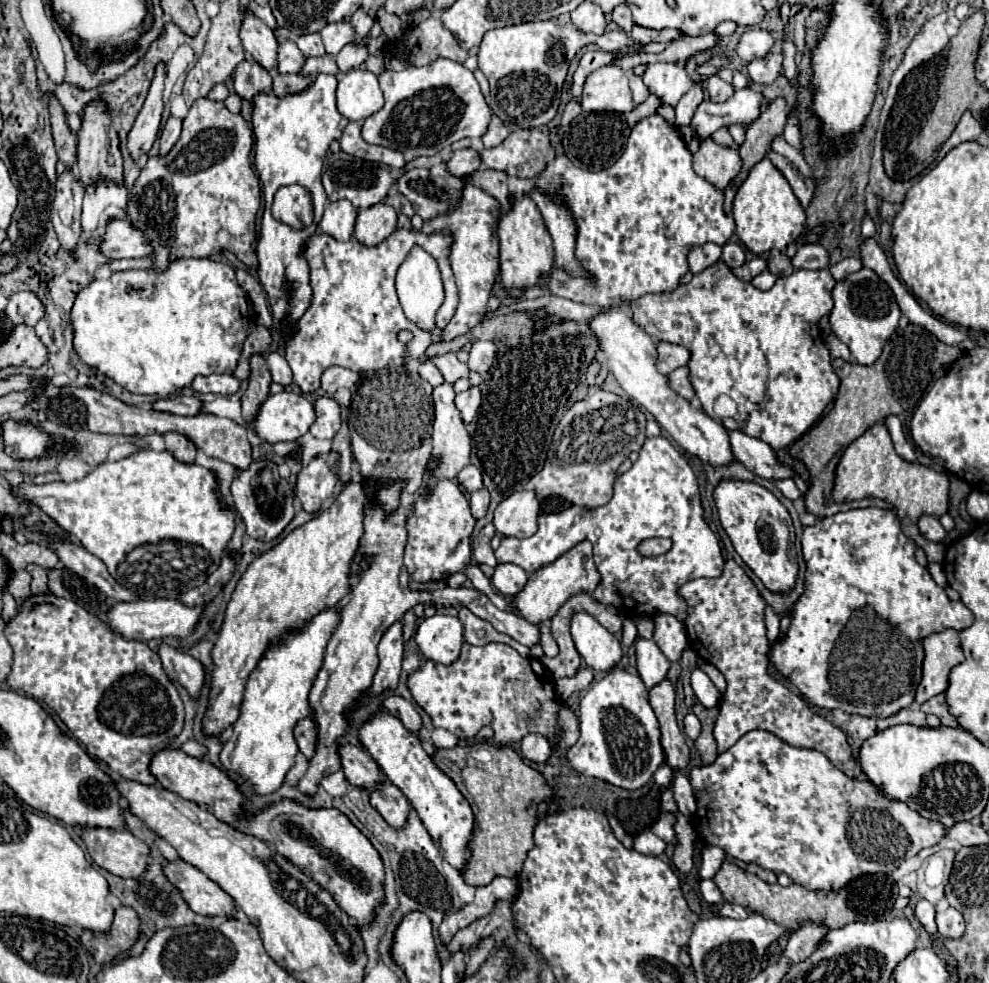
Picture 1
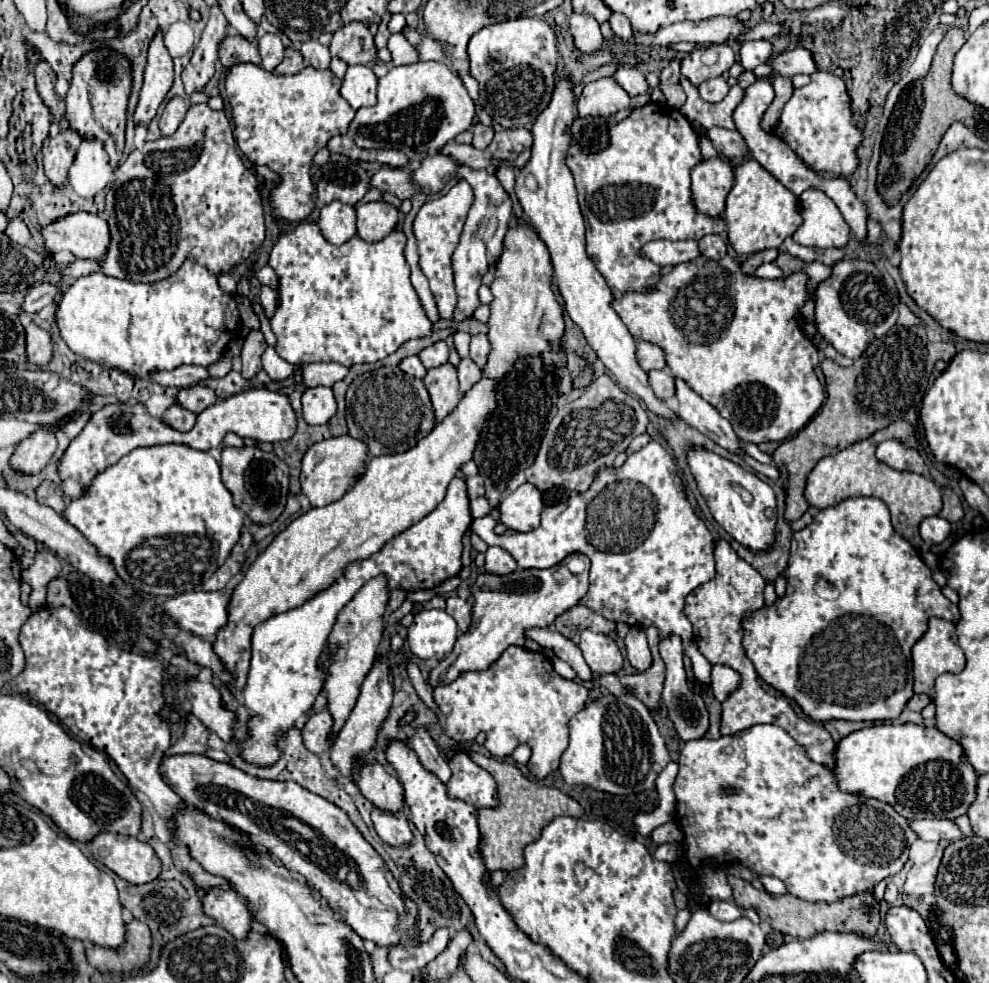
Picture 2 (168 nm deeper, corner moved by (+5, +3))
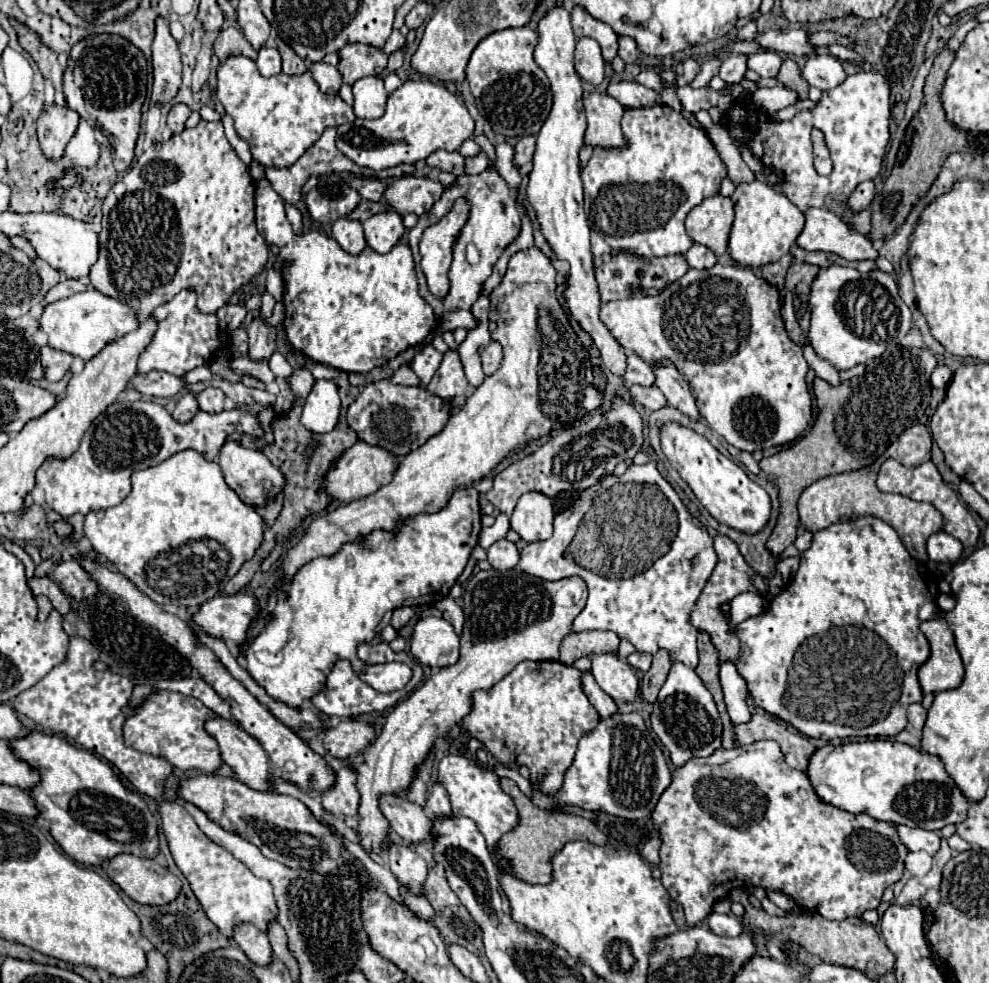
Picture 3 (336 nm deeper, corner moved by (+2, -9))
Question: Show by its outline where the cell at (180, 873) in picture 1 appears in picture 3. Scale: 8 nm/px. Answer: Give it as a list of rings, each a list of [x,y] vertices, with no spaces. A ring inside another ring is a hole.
[[[238,924],[234,930],[234,942],[244,950],[244,954],[260,966],[268,966],[272,962],[272,946],[264,932],[260,932],[252,924]]]

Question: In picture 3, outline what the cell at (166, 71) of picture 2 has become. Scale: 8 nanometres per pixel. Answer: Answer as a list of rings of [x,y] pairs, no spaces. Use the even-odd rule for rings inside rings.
[[[156,18],[156,38],[152,44],[152,66],[154,66],[154,88],[152,88],[152,106],[170,102],[178,88],[182,76],[182,62],[178,42],[168,30],[168,20]]]

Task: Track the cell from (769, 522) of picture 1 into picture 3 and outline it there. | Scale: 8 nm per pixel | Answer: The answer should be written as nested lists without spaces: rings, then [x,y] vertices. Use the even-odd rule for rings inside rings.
[[[666,422],[660,428],[660,446],[670,466],[692,488],[700,504],[722,524],[728,524],[740,532],[760,532],[770,516],[770,496],[730,458],[720,454],[704,436],[678,422]]]

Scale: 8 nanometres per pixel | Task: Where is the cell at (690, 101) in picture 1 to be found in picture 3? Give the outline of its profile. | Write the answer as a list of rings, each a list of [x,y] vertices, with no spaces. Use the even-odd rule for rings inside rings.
[[[742,54],[726,56],[722,62],[722,68],[720,68],[720,78],[728,84],[738,84],[748,70],[746,60],[748,60],[748,56],[742,56]]]

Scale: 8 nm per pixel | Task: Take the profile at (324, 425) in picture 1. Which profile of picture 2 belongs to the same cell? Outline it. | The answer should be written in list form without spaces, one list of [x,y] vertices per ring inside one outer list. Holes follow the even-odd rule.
[[[315,386],[303,392],[303,418],[309,426],[327,424],[335,412],[337,412],[337,404],[331,388]]]

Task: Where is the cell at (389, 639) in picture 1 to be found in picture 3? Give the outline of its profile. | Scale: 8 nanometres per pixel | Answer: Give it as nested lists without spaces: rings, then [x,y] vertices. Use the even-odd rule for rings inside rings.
[[[342,764],[334,788],[322,796],[322,806],[332,816],[350,818],[358,812],[358,802],[360,794],[356,788],[356,774],[348,764]]]

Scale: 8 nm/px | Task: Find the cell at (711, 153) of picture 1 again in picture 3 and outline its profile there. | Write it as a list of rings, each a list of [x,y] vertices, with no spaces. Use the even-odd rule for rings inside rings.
[[[716,194],[712,198],[706,198],[688,214],[686,232],[694,242],[710,248],[716,256],[722,256],[728,246],[732,222],[734,222],[732,200]]]

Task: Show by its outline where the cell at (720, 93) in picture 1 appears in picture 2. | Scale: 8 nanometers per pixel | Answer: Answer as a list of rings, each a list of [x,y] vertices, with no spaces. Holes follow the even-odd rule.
[[[711,78],[699,86],[699,94],[705,102],[721,102],[729,94],[729,84],[725,78]]]

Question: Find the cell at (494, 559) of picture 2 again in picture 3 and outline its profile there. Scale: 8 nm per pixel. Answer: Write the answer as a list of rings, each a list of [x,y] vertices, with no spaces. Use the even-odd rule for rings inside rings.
[[[502,538],[498,542],[494,542],[490,548],[488,548],[488,562],[492,564],[492,568],[496,570],[508,570],[508,568],[514,568],[518,564],[518,550],[514,546],[514,542]]]

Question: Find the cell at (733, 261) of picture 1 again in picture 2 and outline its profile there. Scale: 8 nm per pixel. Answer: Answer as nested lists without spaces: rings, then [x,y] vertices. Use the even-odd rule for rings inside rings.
[[[709,234],[709,236],[703,236],[699,240],[699,250],[703,256],[707,256],[711,260],[721,260],[721,256],[727,254],[727,244],[721,236]]]

